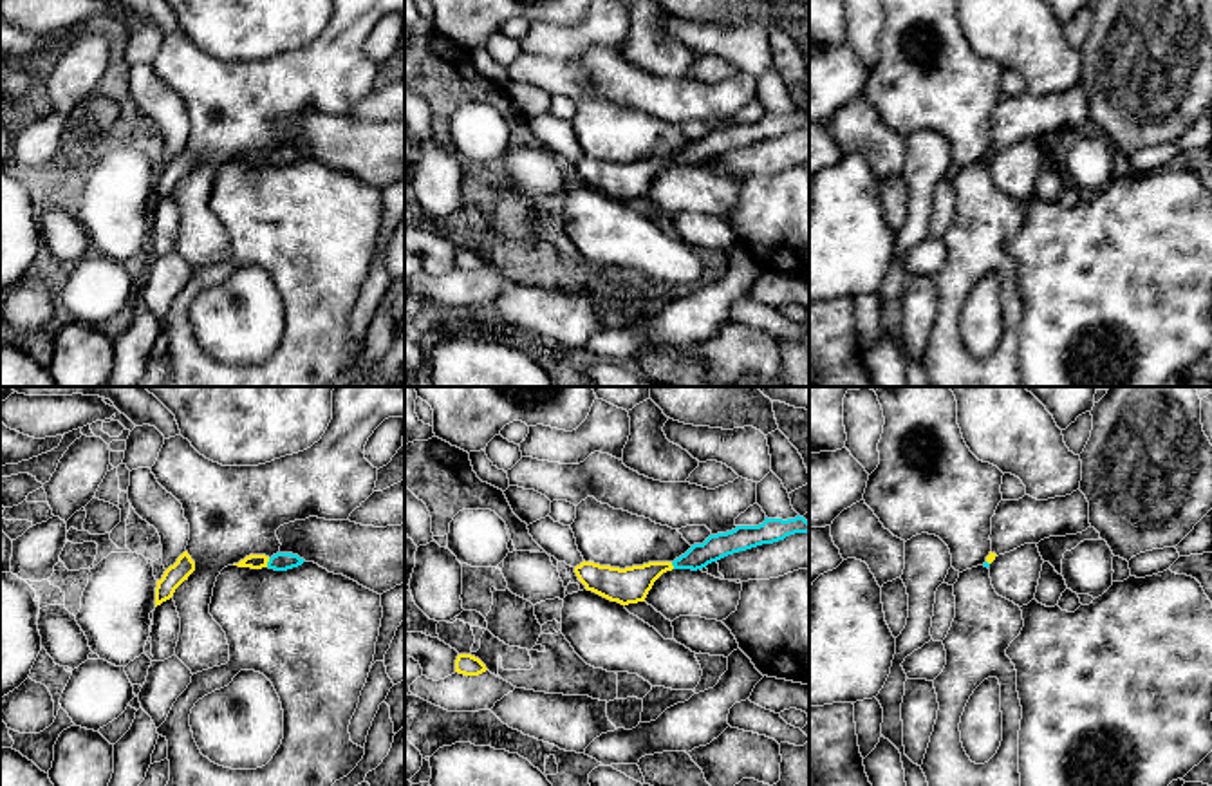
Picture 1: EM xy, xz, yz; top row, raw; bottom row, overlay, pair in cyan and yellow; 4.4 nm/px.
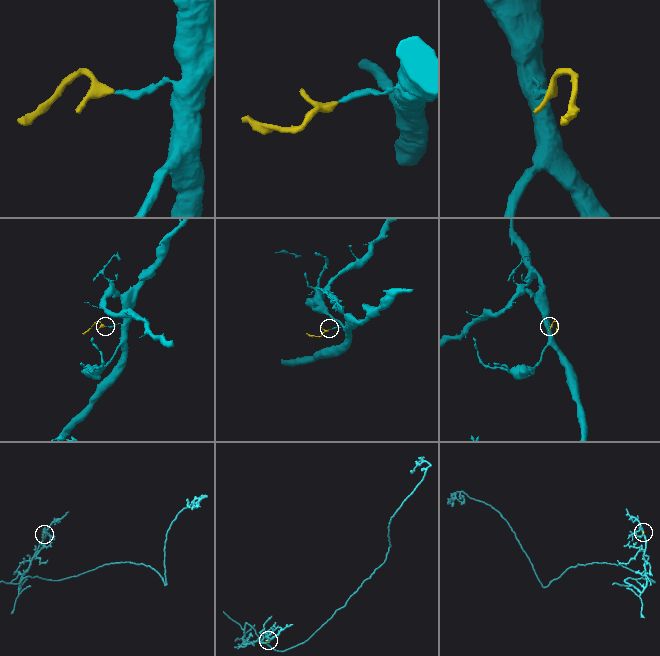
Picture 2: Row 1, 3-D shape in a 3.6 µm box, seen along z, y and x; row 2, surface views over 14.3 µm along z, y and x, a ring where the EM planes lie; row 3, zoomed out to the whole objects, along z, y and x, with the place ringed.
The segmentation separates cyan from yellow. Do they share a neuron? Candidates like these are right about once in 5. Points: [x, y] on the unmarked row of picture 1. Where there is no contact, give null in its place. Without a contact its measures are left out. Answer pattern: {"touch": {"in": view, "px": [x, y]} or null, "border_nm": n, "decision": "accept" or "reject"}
{"touch": {"in": "xy", "px": [268, 158]}, "border_nm": 40, "decision": "accept"}

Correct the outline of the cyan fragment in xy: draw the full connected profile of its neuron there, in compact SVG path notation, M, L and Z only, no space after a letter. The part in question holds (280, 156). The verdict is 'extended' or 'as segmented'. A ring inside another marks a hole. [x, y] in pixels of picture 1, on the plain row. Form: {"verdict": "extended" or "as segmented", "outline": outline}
{"verdict": "extended", "outline": "M276 148L271 154L266 152L266 150L249 150L244 155L240 155L238 159L233 159L233 161L251 163L251 164L269 163L269 164L275 164L275 166L287 166L287 164L302 161L303 157L305 155L300 154L298 150Z"}

